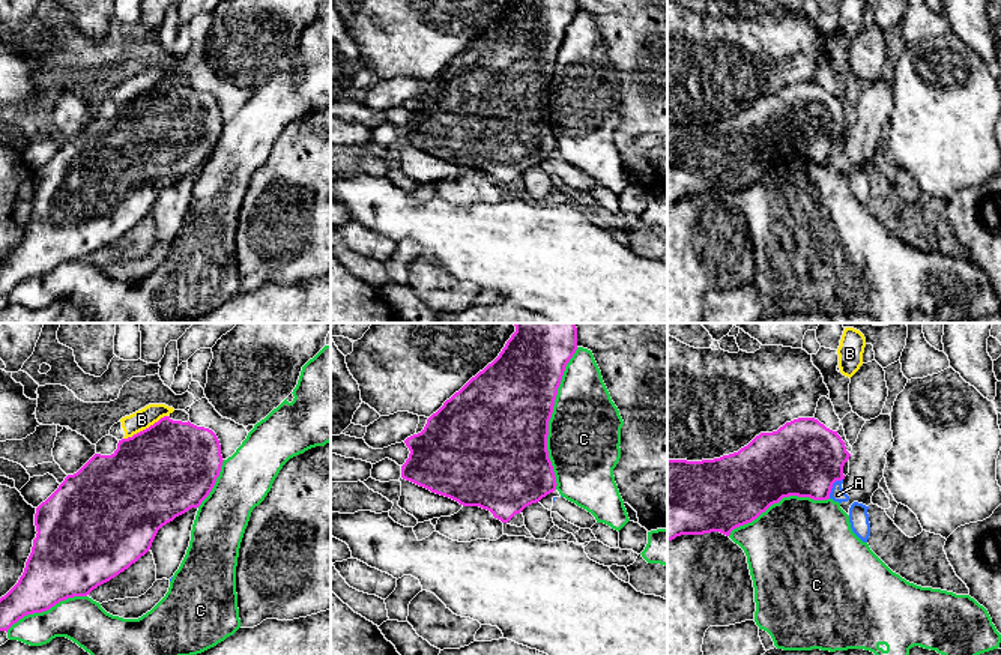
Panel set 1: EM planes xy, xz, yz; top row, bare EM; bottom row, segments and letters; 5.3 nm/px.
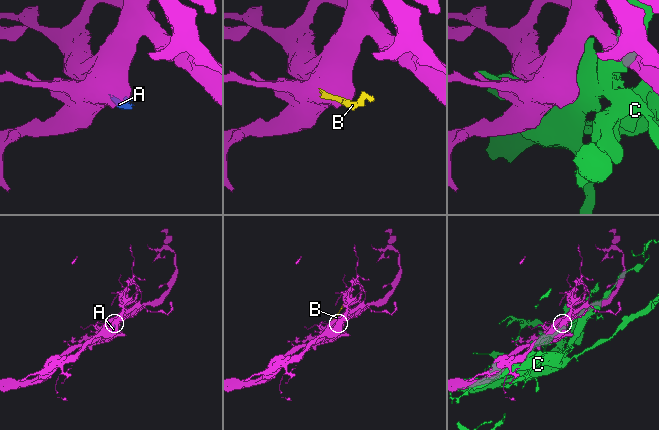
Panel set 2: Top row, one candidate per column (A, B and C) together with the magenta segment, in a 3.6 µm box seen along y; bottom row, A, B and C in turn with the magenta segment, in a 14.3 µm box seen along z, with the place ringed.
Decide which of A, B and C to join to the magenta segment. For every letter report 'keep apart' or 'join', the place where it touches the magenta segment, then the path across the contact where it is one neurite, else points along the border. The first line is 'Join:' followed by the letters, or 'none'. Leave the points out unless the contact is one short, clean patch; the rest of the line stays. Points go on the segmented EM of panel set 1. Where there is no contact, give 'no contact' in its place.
Join: none
A: keep apart; contact yz (831, 487); border yz (842, 478), (833, 484), (828, 498)
B: keep apart; contact xy (146, 428); border xy (167, 415), (123, 439)
C: keep apart; contact xz (550, 416)

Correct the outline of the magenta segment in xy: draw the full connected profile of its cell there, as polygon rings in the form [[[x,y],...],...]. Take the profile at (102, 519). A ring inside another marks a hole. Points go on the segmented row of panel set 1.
[[[170,416],[161,418],[158,422],[134,434],[132,437],[119,440],[117,449],[111,455],[95,454],[77,473],[68,475],[59,488],[36,508],[35,526],[38,533],[33,539],[32,553],[26,562],[24,572],[18,583],[5,596],[0,598],[0,631],[8,632],[8,629],[24,616],[47,611],[68,598],[87,596],[93,589],[128,569],[150,550],[152,542],[162,526],[185,514],[191,508],[198,508],[201,505],[201,502],[212,491],[216,478],[219,476],[222,461],[221,445],[212,430],[197,427],[189,421],[173,421]]]

